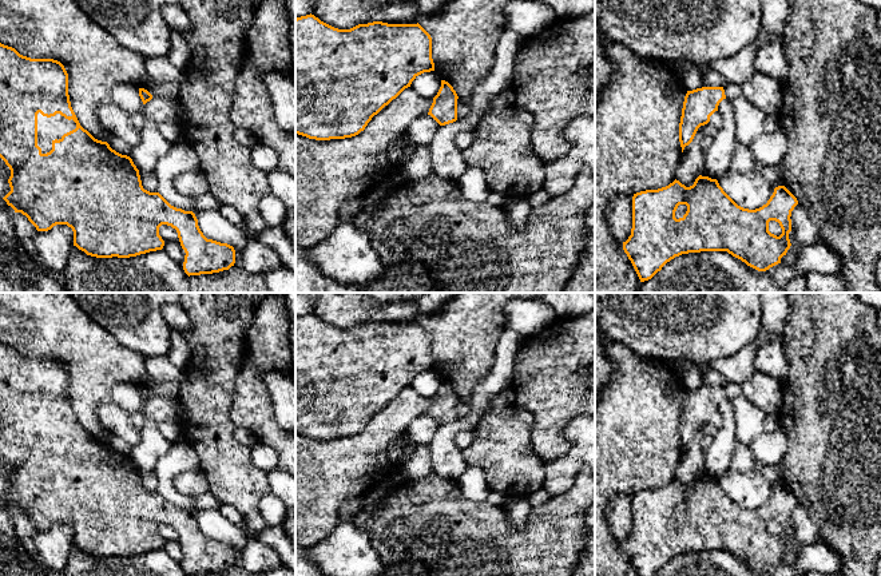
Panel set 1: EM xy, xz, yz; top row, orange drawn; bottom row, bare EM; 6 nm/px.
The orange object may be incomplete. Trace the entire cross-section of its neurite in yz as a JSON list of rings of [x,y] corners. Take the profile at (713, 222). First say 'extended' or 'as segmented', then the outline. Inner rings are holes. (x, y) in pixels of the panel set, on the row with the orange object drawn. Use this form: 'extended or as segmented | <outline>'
as segmented | [[[699,175],[690,187],[675,179],[666,187],[634,194],[632,229],[628,239],[623,242],[623,250],[640,282],[651,279],[675,257],[701,251],[727,251],[747,266],[766,271],[781,263],[781,258],[791,246],[789,239],[790,217],[797,204],[797,198],[785,186],[775,187],[766,204],[749,210],[738,206],[717,179]],[[679,204],[686,204],[687,211],[676,219],[675,211]],[[770,221],[779,223],[782,229],[779,237],[769,231]]]

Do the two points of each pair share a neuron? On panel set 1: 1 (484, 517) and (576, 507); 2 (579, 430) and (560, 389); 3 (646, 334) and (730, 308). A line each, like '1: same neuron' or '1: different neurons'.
1: same neuron
2: different neurons
3: same neuron

